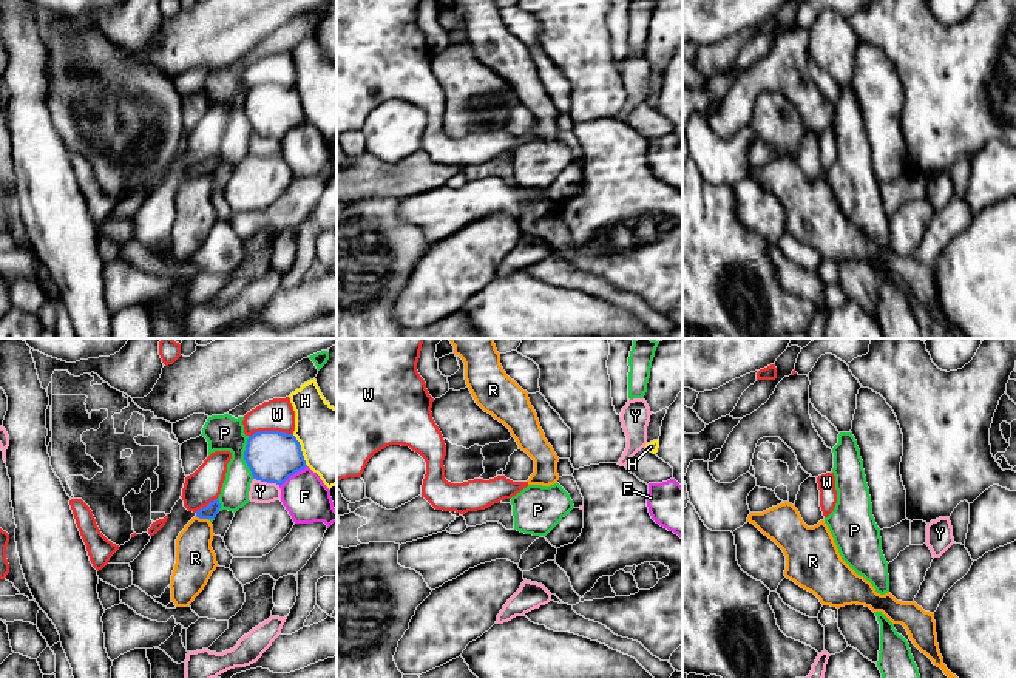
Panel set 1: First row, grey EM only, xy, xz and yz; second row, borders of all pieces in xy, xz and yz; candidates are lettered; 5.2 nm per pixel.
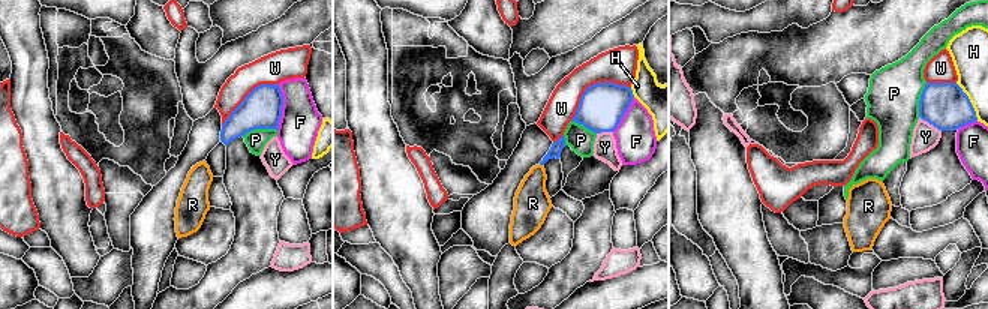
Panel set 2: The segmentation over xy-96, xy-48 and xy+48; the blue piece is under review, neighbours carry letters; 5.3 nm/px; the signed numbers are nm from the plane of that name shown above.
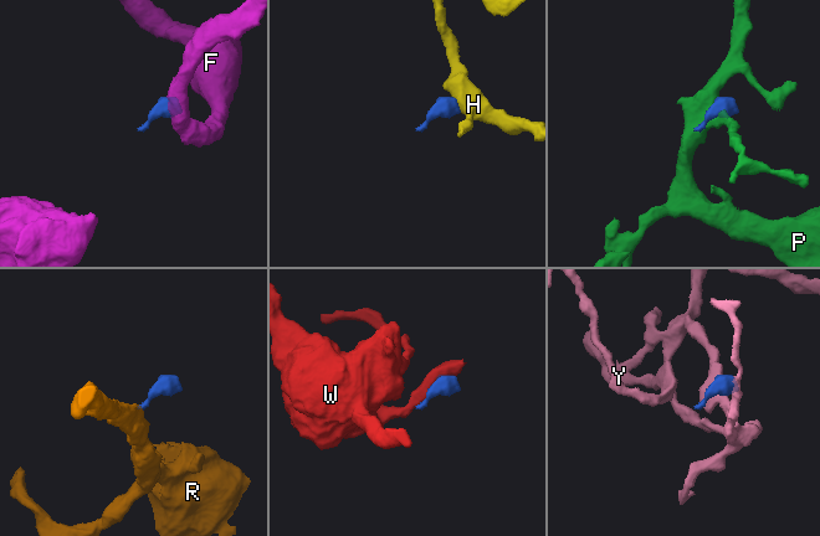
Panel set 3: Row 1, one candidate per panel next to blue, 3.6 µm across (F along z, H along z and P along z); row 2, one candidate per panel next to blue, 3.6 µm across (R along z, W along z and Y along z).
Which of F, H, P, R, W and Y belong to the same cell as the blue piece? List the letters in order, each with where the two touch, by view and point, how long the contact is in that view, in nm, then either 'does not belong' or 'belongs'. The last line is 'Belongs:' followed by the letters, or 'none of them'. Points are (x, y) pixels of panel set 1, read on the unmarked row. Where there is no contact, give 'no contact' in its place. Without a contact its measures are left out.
F: contact xy (292, 128); length 180 nm; does not belong
H: contact xy (300, 104); length 190 nm; does not belong
P: contact xy (244, 111); length 220 nm; does not belong
R: contact xy (203, 172); length 70 nm; does not belong
W: contact xy (270, 85); length 240 nm; belongs
Y: contact xy (267, 136); length 150 nm; does not belong
Belongs: W

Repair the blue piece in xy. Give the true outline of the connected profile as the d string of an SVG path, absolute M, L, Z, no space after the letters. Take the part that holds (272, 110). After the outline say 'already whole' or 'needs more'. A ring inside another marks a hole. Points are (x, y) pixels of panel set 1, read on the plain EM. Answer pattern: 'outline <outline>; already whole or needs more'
outline M289 51L264 56L244 69L242 79L249 91L244 114L253 133L281 141L307 120L293 90L295 65Z; needs more

